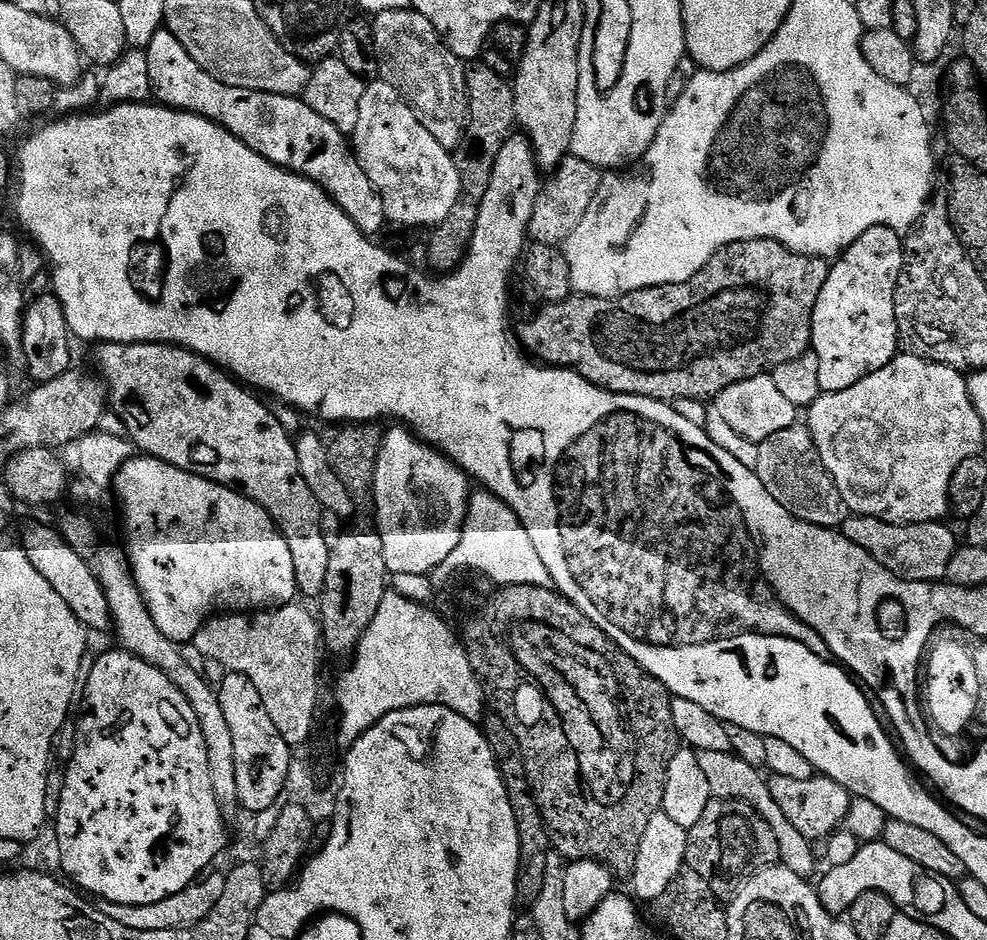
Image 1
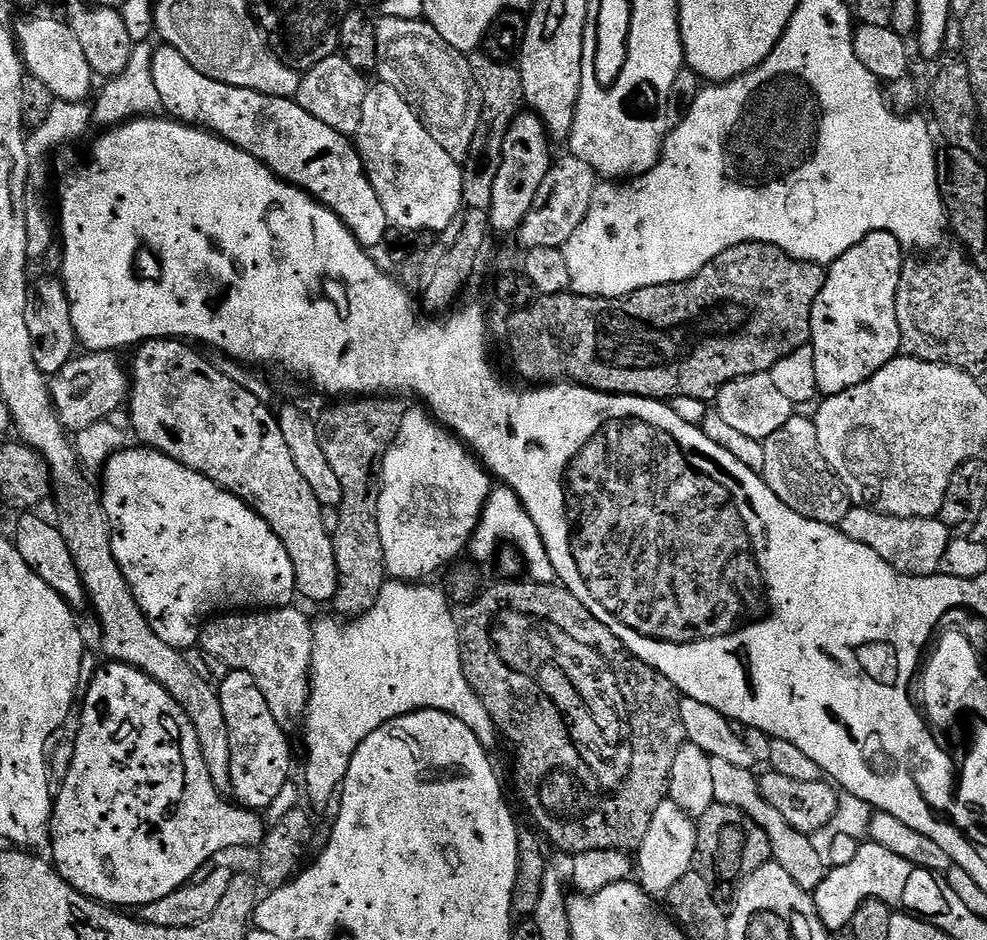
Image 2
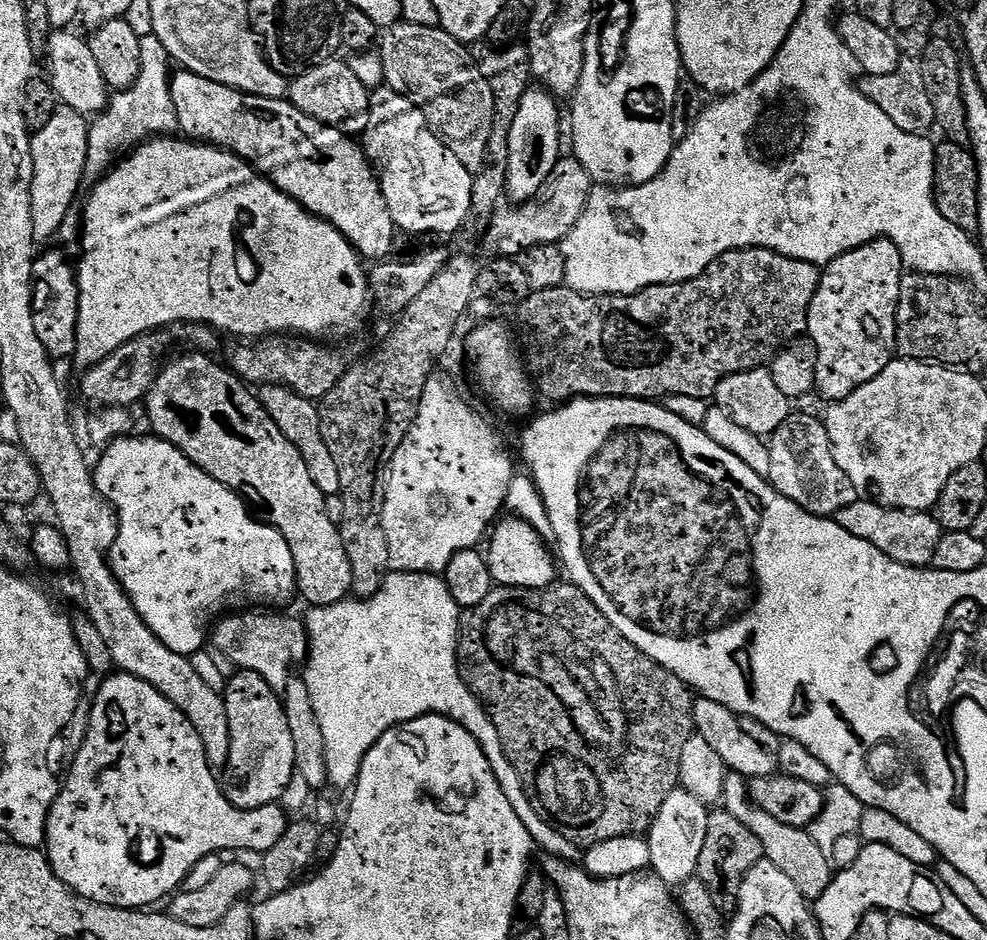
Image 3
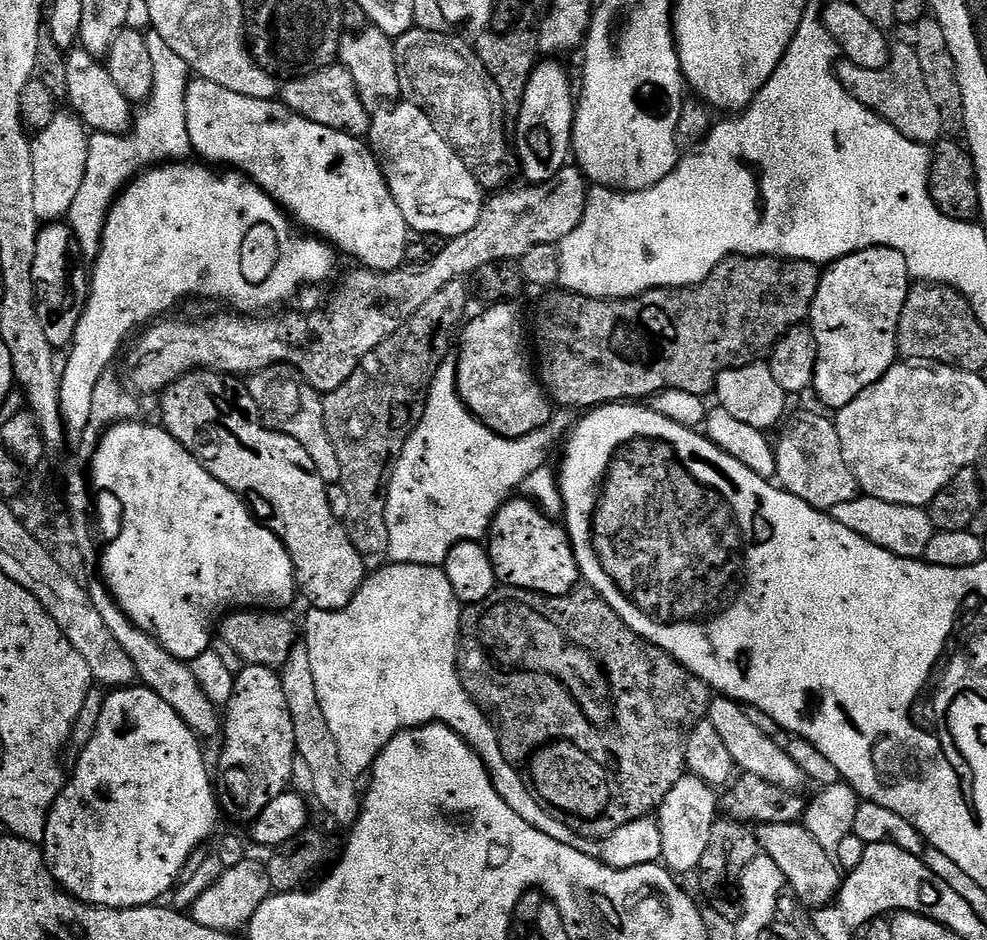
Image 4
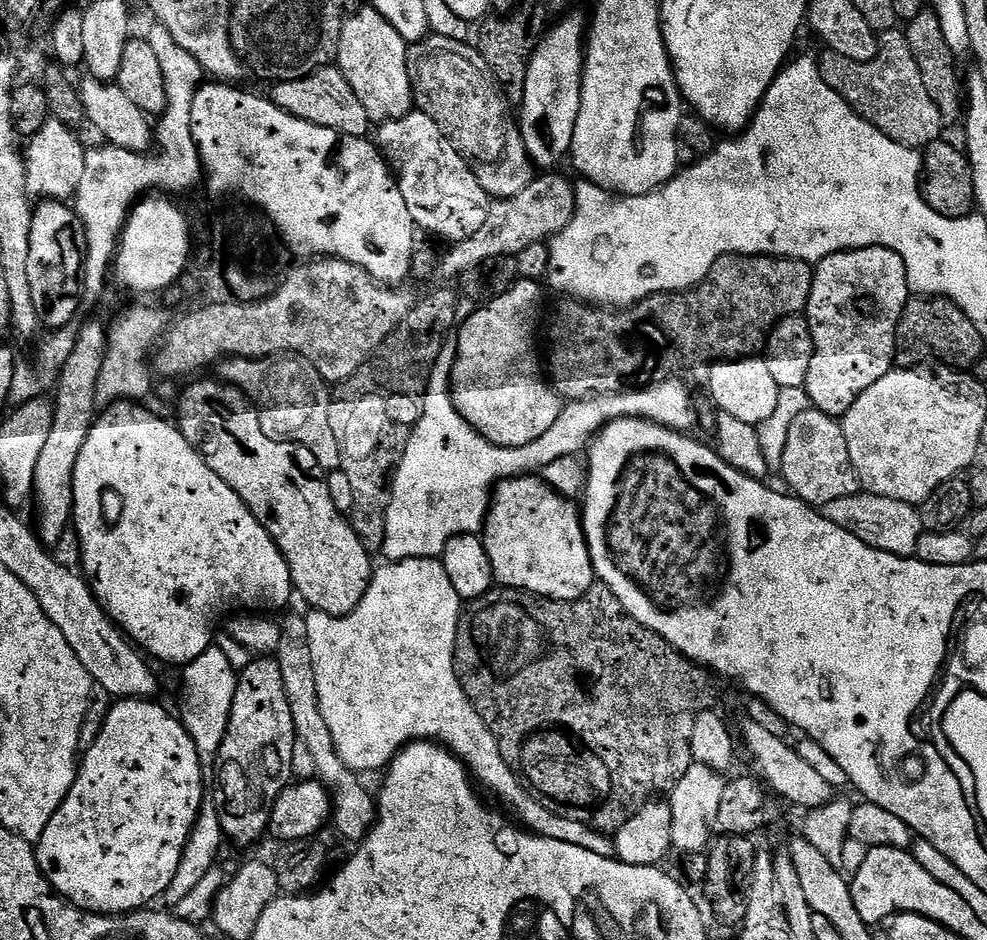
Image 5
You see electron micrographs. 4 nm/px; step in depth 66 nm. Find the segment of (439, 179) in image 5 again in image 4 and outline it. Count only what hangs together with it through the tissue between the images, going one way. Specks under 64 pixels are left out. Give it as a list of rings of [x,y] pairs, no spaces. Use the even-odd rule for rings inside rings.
[[[396,102],[391,106],[377,107],[371,113],[371,118],[372,125],[368,127],[367,143],[380,161],[380,170],[388,181],[388,189],[394,194],[394,202],[398,202],[398,210],[402,210],[402,218],[406,218],[409,229],[413,233],[429,232],[432,236],[444,236],[443,238],[474,230],[486,203],[485,193],[476,181],[476,175],[466,166],[464,159],[450,147],[446,138],[442,138],[442,134],[434,126],[434,122],[430,122],[428,115],[418,106]]]

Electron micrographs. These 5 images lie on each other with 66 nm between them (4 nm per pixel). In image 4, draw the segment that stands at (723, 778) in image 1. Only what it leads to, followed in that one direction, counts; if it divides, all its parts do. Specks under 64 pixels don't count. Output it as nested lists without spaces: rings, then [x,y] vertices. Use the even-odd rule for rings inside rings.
[[[762,824],[755,829],[759,851],[774,858],[778,870],[782,870],[787,887],[809,910],[831,905],[842,891],[842,872],[833,853],[822,850],[811,834],[798,824]]]

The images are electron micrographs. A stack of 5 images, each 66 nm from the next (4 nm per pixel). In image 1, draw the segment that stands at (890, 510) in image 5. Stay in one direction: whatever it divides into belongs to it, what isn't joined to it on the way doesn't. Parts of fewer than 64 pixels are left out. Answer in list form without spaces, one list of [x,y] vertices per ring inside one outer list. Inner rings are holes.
[[[849,515],[842,525],[842,534],[854,542],[854,546],[862,546],[862,550],[873,556],[887,572],[901,576],[903,580],[940,582],[945,579],[946,566],[950,566],[950,558],[954,558],[958,547],[955,534],[946,525],[944,522],[891,524],[869,516]]]

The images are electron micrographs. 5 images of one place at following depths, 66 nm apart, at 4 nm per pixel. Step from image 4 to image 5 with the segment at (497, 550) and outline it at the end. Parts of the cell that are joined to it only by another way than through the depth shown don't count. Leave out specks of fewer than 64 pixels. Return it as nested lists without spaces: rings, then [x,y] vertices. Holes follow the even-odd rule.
[[[536,474],[512,476],[496,485],[484,520],[482,539],[486,554],[490,554],[493,581],[499,587],[516,588],[520,592],[529,592],[531,596],[545,596],[547,600],[577,600],[594,587],[596,571],[584,533],[582,512],[577,501],[575,504],[572,500],[575,499],[561,494]]]

